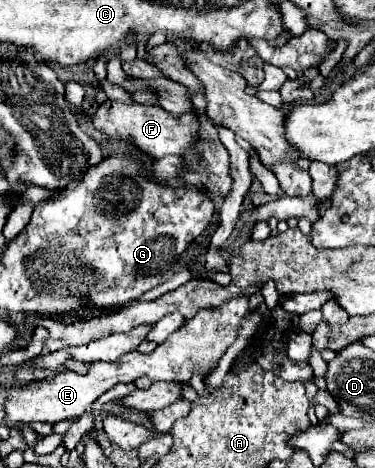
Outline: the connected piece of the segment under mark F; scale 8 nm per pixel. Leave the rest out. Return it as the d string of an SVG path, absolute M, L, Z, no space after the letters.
M106 100L94 112L92 122L94 122L94 128L98 128L108 138L132 140L142 152L154 158L164 158L168 154L184 156L184 152L190 152L192 144L196 144L196 114L194 112L174 118L162 108L152 108L152 106L144 106L136 102L124 104L118 100Z

